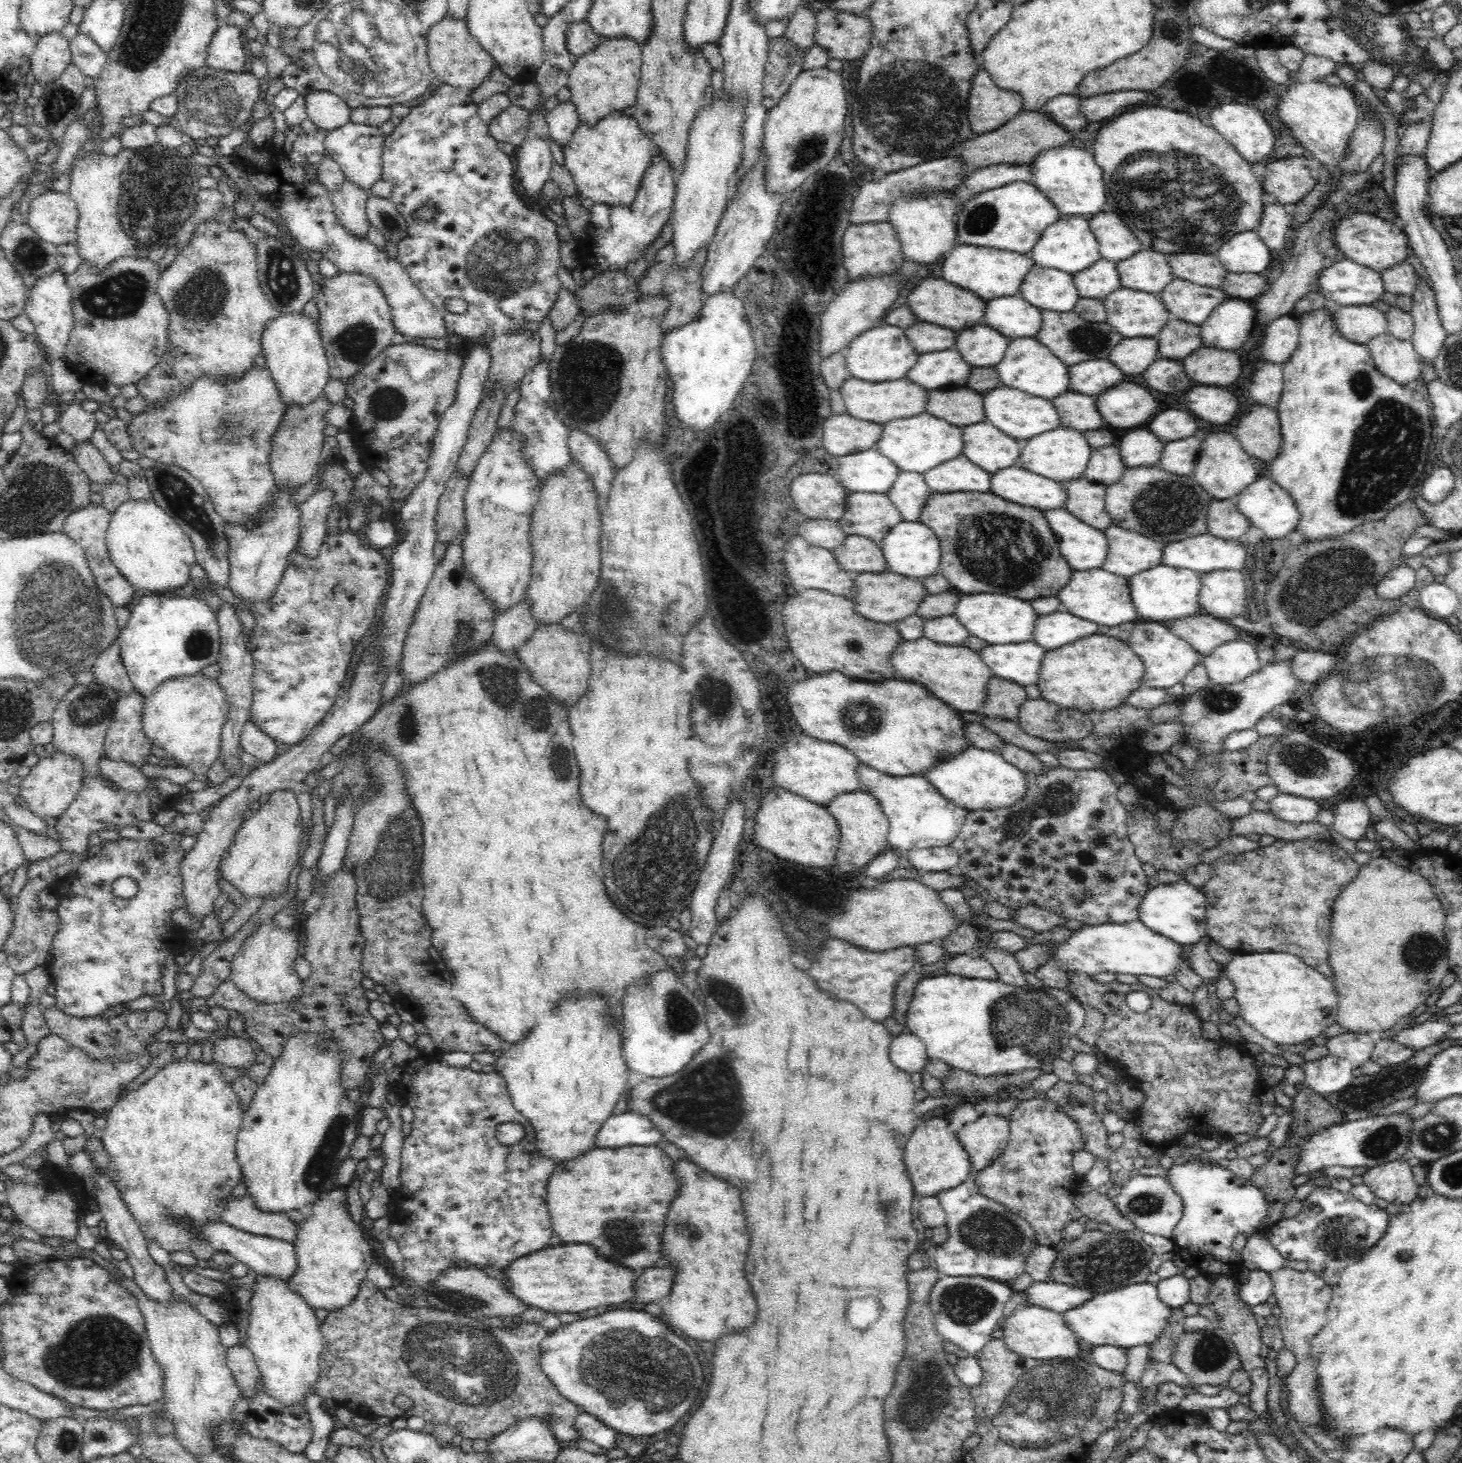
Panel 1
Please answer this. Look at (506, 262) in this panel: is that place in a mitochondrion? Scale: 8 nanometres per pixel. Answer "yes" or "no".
yes

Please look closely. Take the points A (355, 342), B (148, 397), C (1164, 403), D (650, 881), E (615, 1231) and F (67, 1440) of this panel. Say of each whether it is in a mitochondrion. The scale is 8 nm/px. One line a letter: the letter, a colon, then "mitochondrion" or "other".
A: mitochondrion
B: other
C: other
D: mitochondrion
E: mitochondrion
F: mitochondrion

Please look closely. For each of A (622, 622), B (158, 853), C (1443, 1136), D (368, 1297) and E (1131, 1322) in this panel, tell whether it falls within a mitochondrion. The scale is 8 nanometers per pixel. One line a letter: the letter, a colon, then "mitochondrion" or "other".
A: mitochondrion
B: other
C: mitochondrion
D: other
E: other

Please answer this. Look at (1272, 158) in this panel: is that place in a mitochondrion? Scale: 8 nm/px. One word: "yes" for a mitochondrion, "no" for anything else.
no

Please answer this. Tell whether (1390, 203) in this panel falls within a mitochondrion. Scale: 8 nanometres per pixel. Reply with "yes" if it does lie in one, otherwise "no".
no

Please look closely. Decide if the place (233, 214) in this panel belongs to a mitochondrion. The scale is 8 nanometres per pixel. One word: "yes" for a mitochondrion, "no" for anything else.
no

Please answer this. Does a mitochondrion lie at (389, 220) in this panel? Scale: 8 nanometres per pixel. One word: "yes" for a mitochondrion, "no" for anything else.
yes

